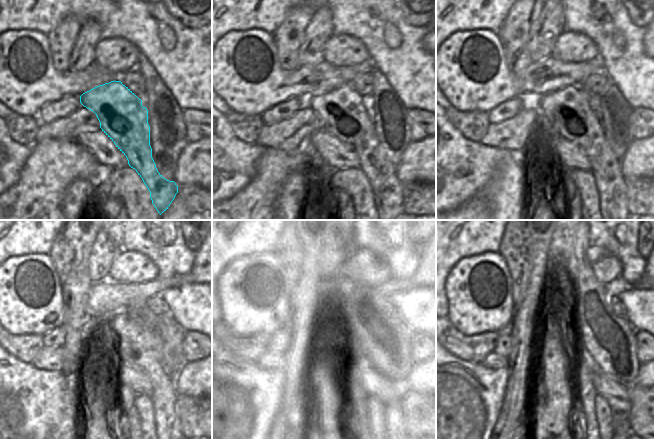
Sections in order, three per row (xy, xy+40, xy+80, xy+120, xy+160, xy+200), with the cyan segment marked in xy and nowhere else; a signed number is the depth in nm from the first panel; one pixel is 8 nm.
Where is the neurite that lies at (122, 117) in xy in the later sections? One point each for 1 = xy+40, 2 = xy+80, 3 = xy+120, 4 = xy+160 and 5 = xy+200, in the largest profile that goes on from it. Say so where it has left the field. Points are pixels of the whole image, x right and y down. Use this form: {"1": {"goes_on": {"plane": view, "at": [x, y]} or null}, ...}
{"1": {"goes_on": {"plane": "xy+40", "at": [343, 115]}}, "2": {"goes_on": {"plane": "xy+80", "at": [566, 112]}}, "3": {"goes_on": {"plane": "xy+120", "at": [138, 348]}}, "4": {"goes_on": {"plane": "xy+160", "at": [390, 350]}}, "5": {"goes_on": {"plane": "xy+200", "at": [614, 350]}}}

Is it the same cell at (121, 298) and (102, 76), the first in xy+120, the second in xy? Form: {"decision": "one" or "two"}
{"decision": "one"}

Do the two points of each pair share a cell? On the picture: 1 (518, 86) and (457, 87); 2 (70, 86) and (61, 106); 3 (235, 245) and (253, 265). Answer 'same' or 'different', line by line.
1: same
2: different
3: different

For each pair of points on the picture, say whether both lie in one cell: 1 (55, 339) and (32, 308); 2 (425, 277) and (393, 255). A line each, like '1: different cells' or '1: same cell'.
1: different cells
2: different cells

